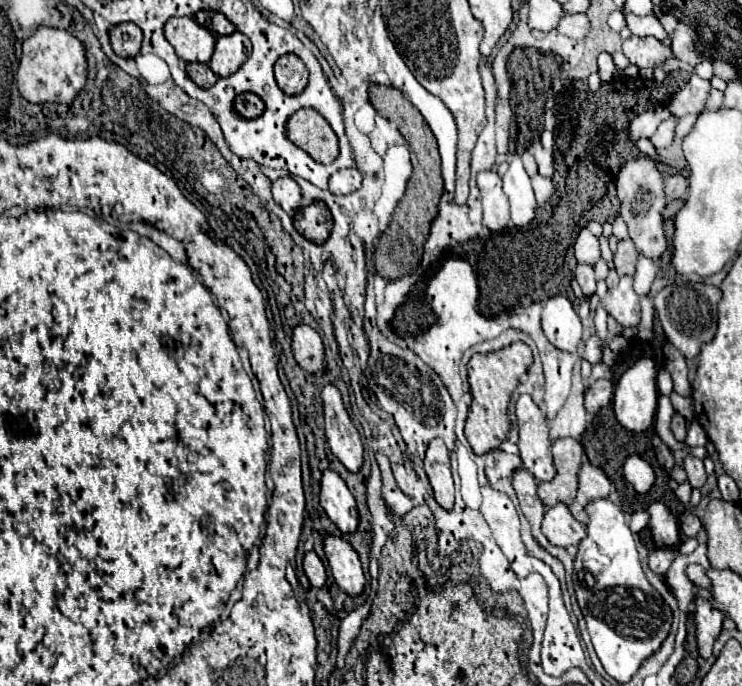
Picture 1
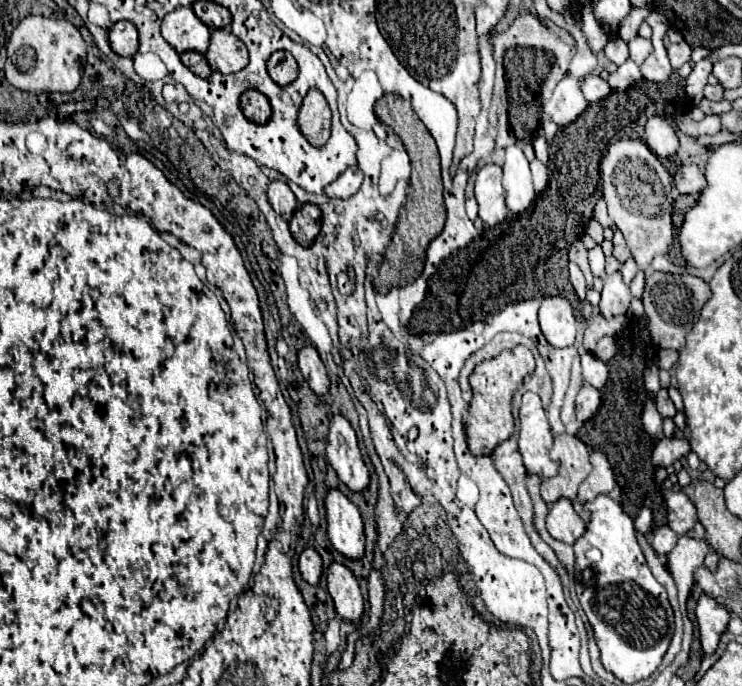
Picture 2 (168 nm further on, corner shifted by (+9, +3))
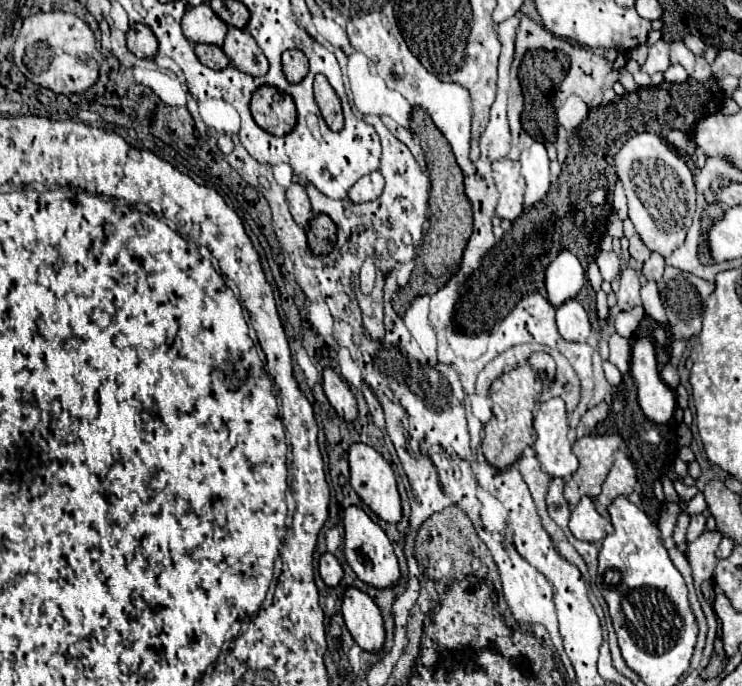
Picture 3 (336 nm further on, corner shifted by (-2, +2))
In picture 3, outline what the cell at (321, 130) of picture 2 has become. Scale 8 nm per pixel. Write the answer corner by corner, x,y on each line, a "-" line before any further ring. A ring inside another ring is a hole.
317,75
317,79
315,79
315,99
317,99
317,105
319,105
325,121
327,121
327,127
331,131
341,131
343,129
341,101
323,75

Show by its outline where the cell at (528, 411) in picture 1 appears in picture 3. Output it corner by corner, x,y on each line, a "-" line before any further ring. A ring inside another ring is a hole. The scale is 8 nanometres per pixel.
555,397
541,403
535,411
533,427
537,431
535,451
541,469
551,477
571,477
577,469
577,457
571,451
565,401

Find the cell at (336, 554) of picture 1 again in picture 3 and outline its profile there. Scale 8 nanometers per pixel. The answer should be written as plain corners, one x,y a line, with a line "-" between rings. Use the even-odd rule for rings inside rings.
347,589
343,595
343,617
355,643
369,653
377,653
385,643
385,625
375,601
359,589

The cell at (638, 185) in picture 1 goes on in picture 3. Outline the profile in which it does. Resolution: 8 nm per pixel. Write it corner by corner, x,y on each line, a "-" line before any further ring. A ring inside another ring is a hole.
645,131
621,147
615,155
615,167
629,201
629,219
633,221
641,241
651,251
669,257
683,245
697,209
697,189
687,161
675,147
669,147
661,135

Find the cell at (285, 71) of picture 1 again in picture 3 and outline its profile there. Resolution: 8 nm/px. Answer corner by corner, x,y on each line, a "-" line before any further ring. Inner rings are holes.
289,49
283,53
283,73
289,83
299,83
309,73
307,57
299,49

